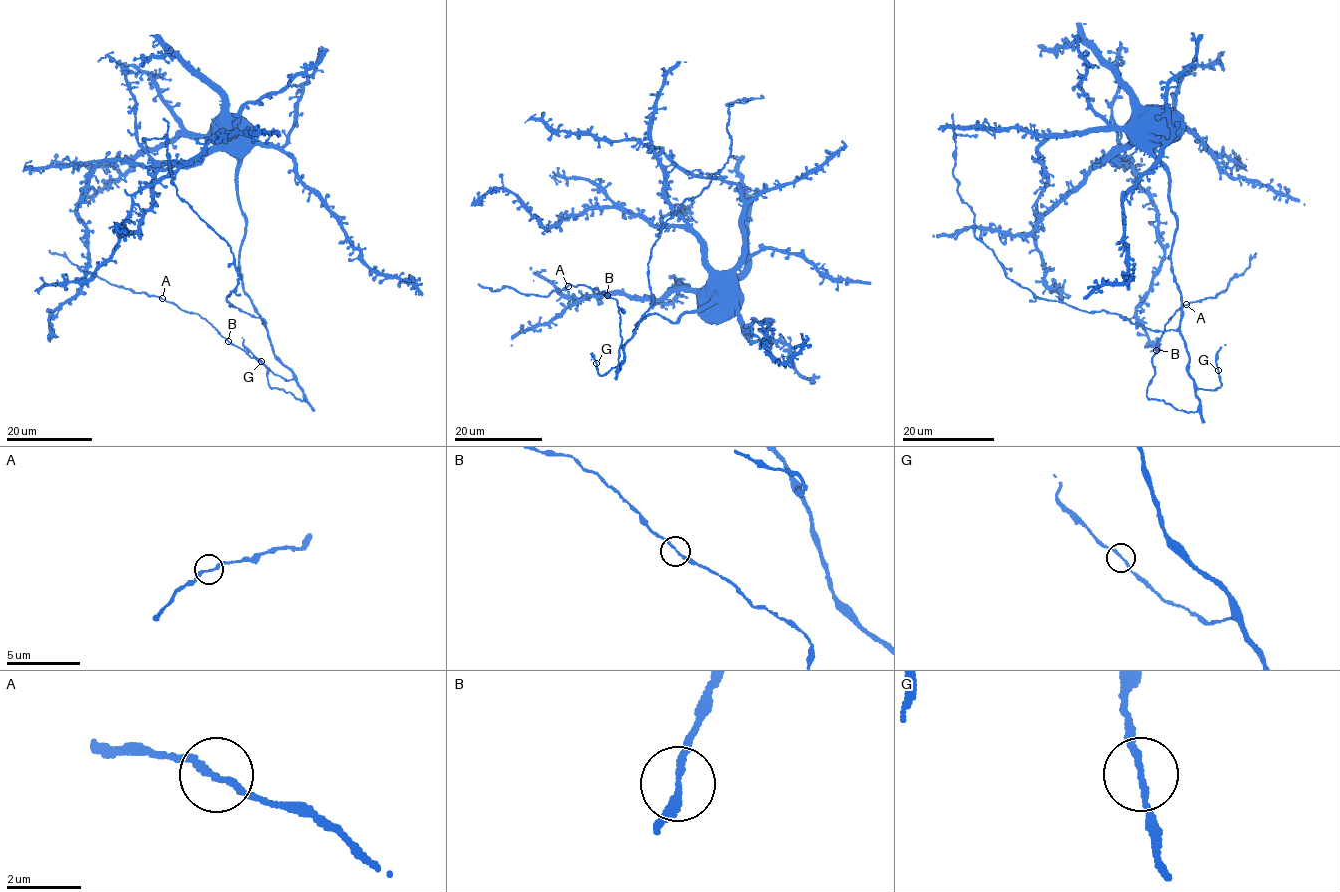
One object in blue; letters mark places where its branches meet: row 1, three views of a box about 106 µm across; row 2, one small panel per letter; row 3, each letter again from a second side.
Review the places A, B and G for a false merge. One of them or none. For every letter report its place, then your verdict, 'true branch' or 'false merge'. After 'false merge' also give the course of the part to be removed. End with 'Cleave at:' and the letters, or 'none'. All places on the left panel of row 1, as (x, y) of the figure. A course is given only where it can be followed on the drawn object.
A: at (162, 298); true branch
B: at (228, 341); true branch
G: at (261, 361); true branch
Cleave at: none

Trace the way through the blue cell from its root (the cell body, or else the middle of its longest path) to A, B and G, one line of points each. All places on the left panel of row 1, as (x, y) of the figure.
A: (234, 119), (244, 293), (304, 400), (162, 299)
B: (234, 119), (227, 143), (238, 155), (245, 221), (244, 293), (304, 400), (269, 386), (266, 366), (228, 342)
G: (234, 119), (227, 143), (238, 155), (245, 221), (244, 293), (293, 379), (261, 362)

